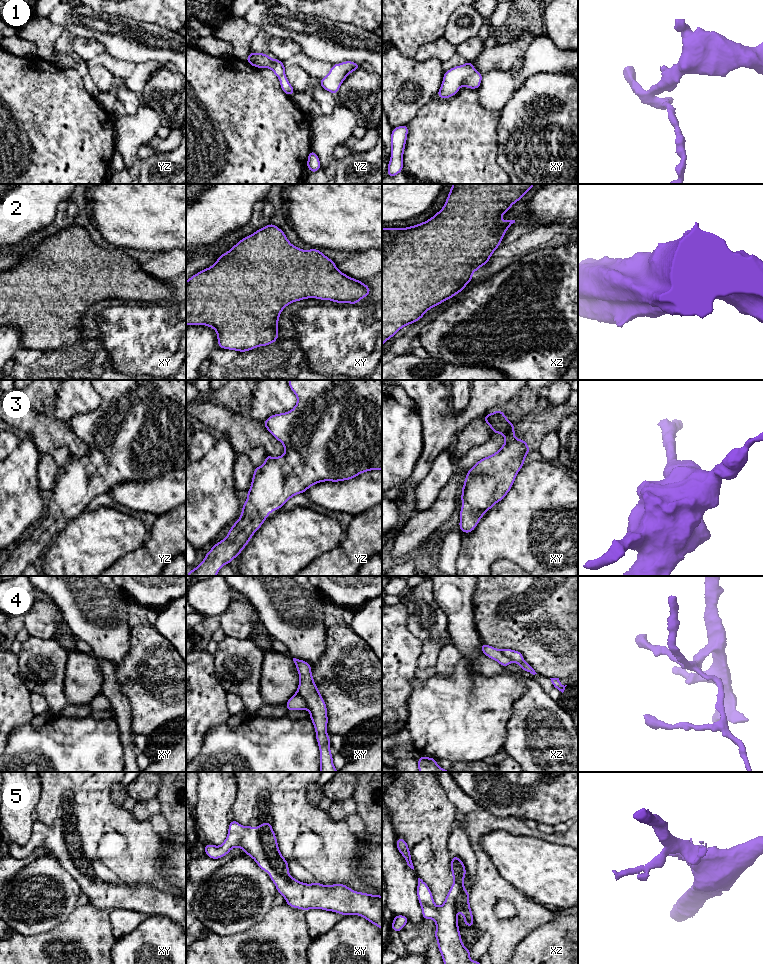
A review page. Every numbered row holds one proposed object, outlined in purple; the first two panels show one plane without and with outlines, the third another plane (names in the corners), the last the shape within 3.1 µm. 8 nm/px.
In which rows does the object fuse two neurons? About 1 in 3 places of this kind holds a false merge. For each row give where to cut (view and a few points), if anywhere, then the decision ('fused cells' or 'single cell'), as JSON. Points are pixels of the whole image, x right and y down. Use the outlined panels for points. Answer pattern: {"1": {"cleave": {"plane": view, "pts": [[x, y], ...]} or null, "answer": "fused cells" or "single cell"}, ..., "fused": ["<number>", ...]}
{"1": {"cleave": {"plane": "xy", "pts": [[475, 71], [461, 85]]}, "answer": "fused cells"}, "2": {"cleave": null, "answer": "single cell"}, "3": {"cleave": null, "answer": "single cell"}, "4": {"cleave": {"plane": "xy", "pts": [[296, 692], [305, 700], [307, 708]]}, "answer": "fused cells"}, "5": {"cleave": null, "answer": "single cell"}, "fused": ["1", "4"]}

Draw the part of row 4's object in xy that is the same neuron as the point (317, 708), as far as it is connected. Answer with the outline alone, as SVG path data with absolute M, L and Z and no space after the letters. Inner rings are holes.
M293 658L293 661L300 678L296 693L306 700L310 719L315 727L316 740L320 750L319 772L338 772L333 765L333 757L330 751L330 737L327 734L327 706L314 683L311 665L301 659Z

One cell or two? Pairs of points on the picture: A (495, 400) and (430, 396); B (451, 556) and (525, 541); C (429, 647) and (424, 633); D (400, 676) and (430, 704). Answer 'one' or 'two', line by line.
A: one
B: two
C: two
D: two

